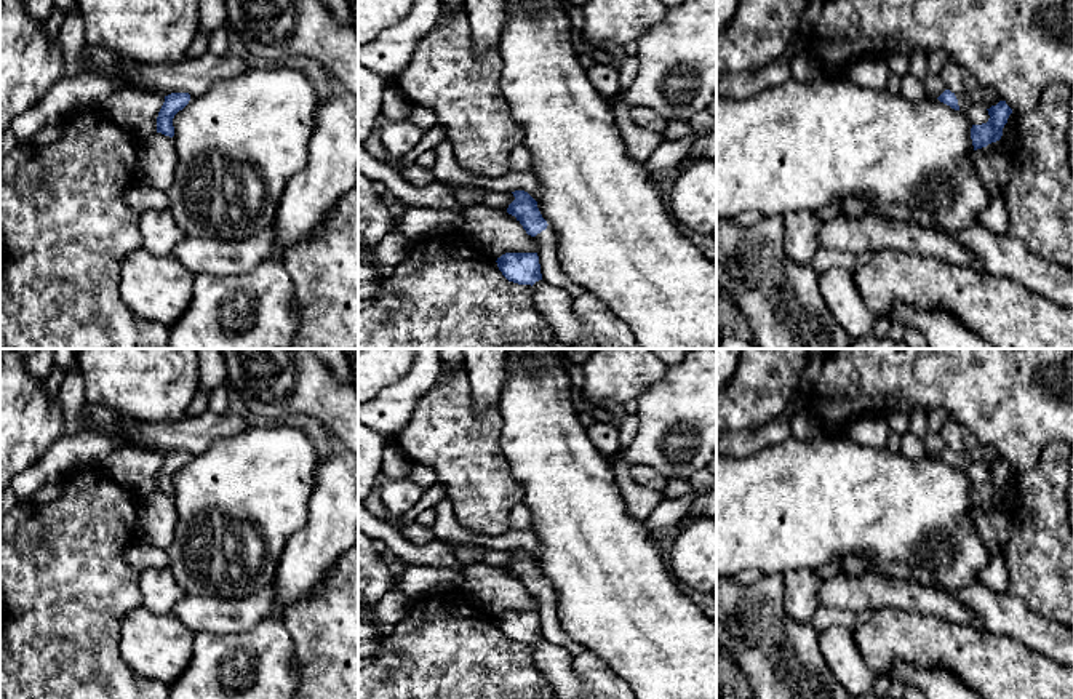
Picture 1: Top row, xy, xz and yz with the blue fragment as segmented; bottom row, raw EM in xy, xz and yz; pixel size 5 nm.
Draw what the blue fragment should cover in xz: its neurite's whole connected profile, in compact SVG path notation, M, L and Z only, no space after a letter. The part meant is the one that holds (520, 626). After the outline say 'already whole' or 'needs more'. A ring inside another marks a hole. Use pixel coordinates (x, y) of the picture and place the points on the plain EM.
M525 549L512 550L515 558L507 571L515 574L528 593L537 600L536 611L505 611L497 616L497 625L502 633L518 643L534 643L539 638L568 649L572 656L585 648L576 643L563 629L556 613L556 595L547 579L542 576L537 560Z | needs more

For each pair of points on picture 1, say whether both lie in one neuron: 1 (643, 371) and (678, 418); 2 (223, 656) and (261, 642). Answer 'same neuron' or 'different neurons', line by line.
1: different neurons
2: same neuron

